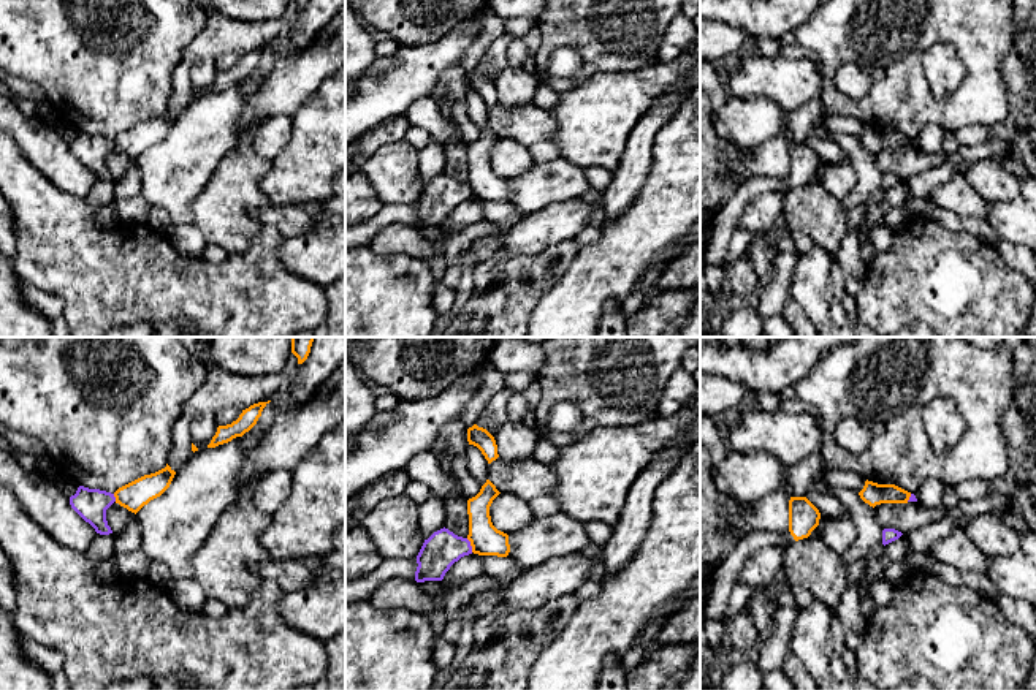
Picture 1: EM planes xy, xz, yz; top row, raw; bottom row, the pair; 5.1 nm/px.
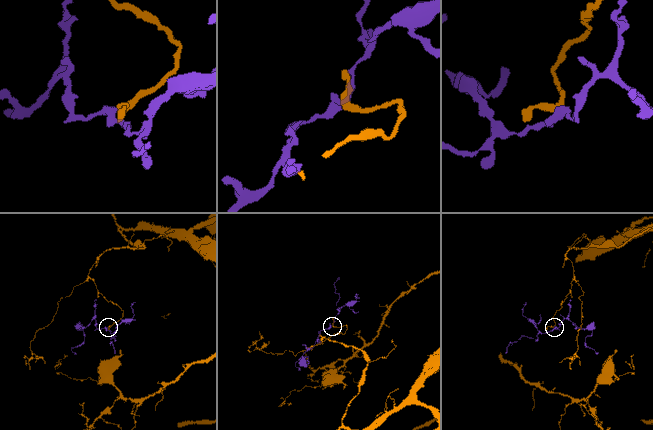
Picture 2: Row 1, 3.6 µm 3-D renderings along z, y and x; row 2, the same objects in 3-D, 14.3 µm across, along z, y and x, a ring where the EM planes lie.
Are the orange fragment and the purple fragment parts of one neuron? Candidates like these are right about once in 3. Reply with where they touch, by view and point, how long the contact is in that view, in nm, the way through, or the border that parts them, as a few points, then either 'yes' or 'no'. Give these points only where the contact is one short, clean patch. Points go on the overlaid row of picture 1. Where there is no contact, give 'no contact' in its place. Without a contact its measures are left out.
xz (471, 545) | 80 nm | along xz (466, 538), (472, 551) | no

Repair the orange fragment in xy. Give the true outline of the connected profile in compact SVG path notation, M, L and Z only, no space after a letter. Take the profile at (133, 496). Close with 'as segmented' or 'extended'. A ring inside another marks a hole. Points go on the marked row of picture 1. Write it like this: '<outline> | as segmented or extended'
M166 464L165 468L144 475L114 492L116 503L131 513L138 513L150 500L160 497L171 484L176 472Z | as segmented

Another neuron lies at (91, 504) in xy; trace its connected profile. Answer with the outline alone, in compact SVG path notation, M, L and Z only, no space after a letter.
M79 486L76 494L70 497L71 508L89 522L97 533L112 533L106 521L106 510L116 502L114 494Z

